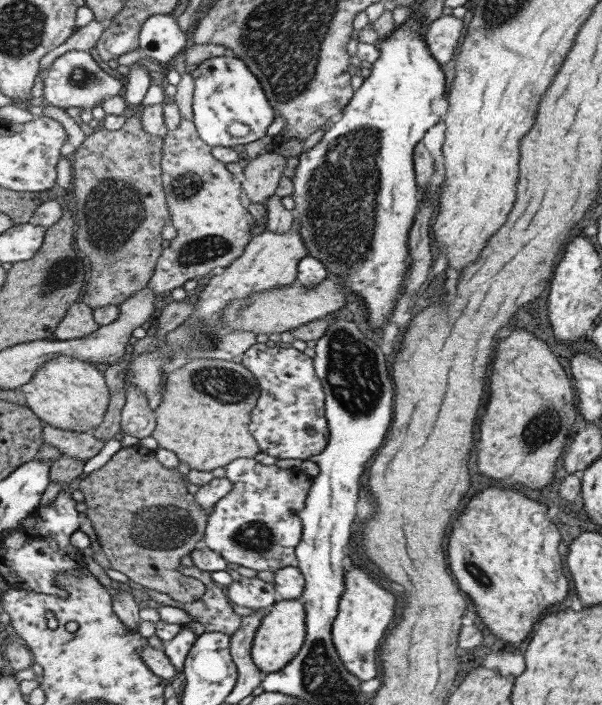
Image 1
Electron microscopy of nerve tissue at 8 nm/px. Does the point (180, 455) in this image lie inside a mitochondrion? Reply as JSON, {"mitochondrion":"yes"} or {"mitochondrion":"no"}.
{"mitochondrion":"no"}

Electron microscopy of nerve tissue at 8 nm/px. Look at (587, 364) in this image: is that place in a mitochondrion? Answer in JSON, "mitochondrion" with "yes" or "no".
{"mitochondrion":"no"}

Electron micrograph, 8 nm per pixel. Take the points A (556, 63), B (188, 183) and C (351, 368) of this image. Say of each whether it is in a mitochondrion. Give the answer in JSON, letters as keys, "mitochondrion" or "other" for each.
{"A":"other","B":"mitochondrion","C":"mitochondrion"}

